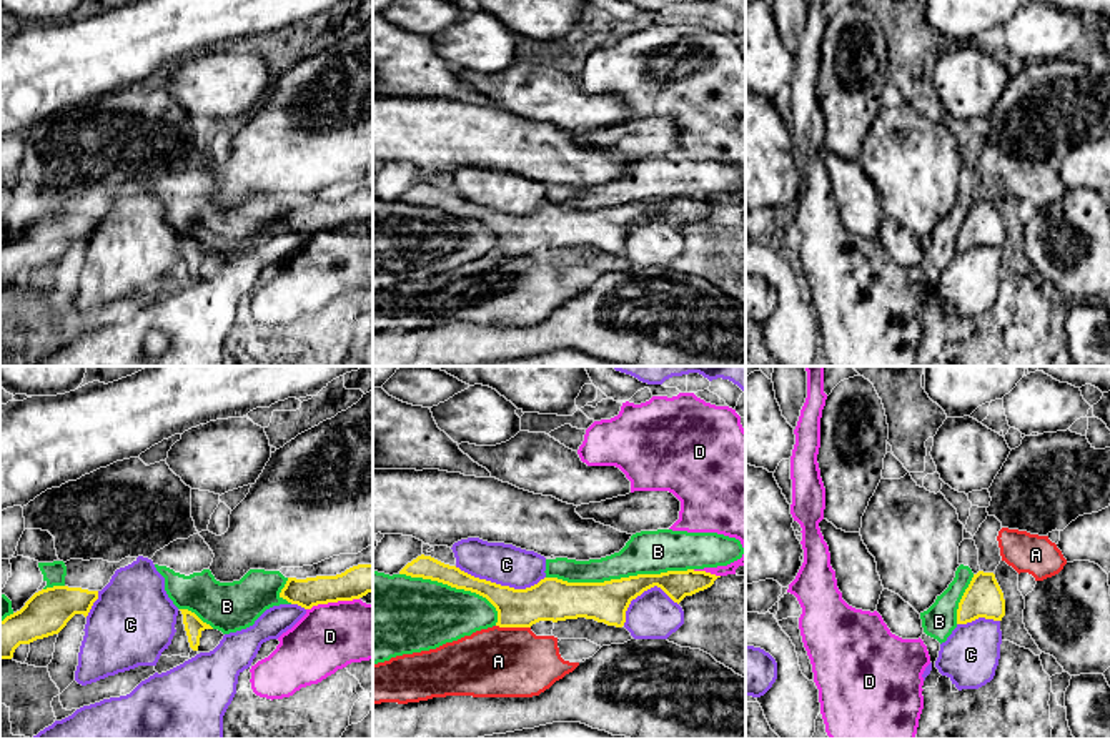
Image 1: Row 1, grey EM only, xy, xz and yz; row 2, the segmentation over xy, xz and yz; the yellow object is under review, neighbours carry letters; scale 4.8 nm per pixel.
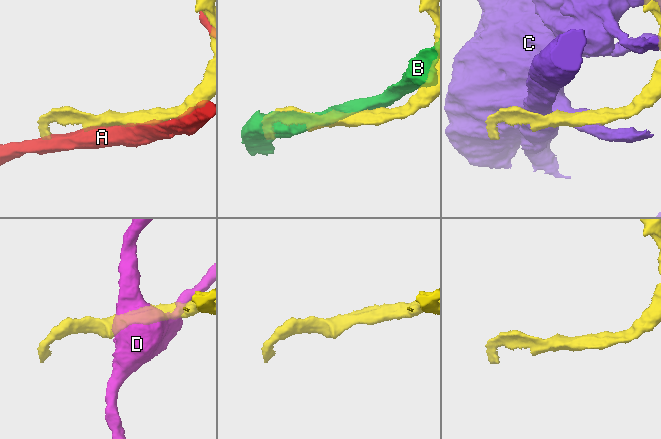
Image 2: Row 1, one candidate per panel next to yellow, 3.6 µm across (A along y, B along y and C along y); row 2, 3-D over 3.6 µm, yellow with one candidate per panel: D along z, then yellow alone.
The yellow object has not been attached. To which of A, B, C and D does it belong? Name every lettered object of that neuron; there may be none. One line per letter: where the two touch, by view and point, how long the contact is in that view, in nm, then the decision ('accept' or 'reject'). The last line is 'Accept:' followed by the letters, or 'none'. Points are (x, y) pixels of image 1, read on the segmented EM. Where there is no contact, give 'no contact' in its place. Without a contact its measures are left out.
A: contact xz (513, 626); length 170 nm; reject
B: contact xz (621, 578); length 700 nm; accept
C: contact xz (500, 585); length 440 nm; reject
D: contact xy (332, 601); length 260 nm; reject
Accept: B

